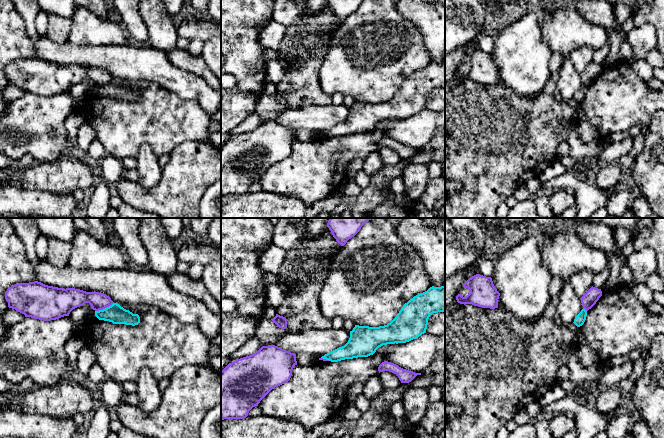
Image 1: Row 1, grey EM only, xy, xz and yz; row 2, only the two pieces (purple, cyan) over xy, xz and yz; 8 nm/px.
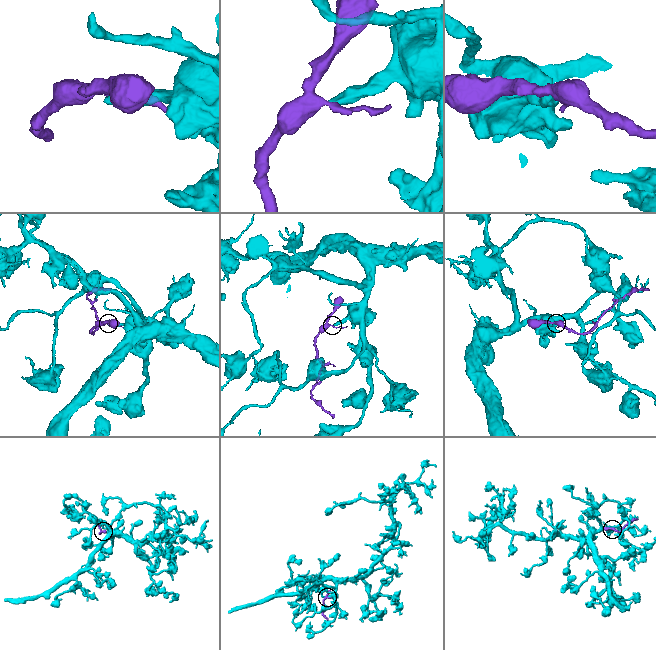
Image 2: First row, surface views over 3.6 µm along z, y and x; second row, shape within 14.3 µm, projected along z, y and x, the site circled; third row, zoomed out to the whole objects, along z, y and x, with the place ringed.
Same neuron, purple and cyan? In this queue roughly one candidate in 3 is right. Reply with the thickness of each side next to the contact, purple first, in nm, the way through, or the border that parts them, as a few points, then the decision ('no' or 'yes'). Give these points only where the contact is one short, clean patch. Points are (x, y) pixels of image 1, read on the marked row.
calibres 150 and 150 nm; border xy (113, 302), (95, 311); no

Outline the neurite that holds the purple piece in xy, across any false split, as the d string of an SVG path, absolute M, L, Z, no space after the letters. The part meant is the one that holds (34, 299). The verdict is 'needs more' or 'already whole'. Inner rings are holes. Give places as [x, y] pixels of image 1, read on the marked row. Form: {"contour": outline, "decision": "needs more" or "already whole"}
{"contour": "M34 281L18 283L7 289L5 299L8 307L25 315L43 321L69 316L70 312L85 303L99 311L114 302L99 292L86 292L75 288L58 288Z", "decision": "already whole"}

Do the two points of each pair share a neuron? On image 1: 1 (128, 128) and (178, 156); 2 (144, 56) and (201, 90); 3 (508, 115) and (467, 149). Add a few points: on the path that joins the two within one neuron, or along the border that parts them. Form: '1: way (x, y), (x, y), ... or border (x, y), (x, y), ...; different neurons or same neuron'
1: border (191, 141), (181, 142), (168, 154); different neurons
2: way (158, 69), (187, 85); same neuron
3: way (498, 125), (477, 146); same neuron

